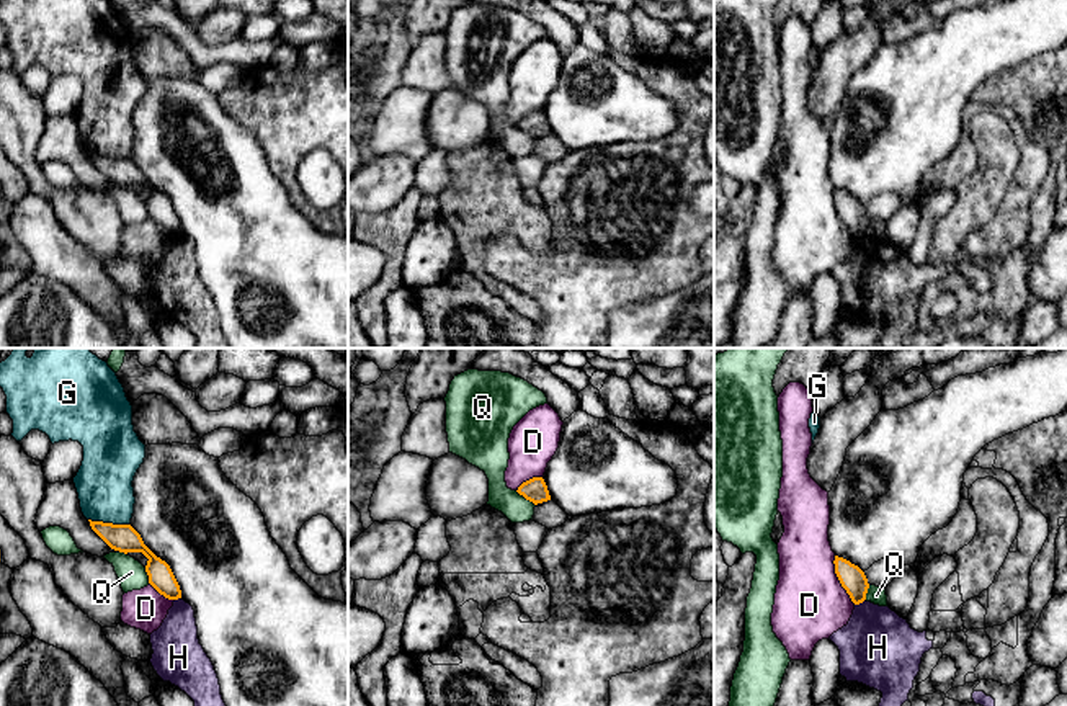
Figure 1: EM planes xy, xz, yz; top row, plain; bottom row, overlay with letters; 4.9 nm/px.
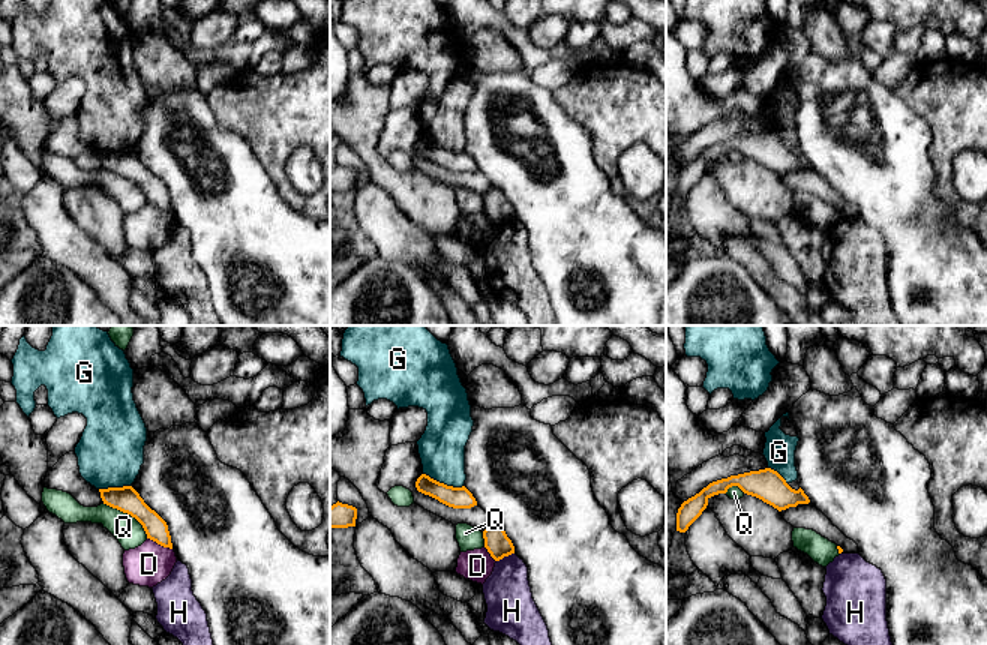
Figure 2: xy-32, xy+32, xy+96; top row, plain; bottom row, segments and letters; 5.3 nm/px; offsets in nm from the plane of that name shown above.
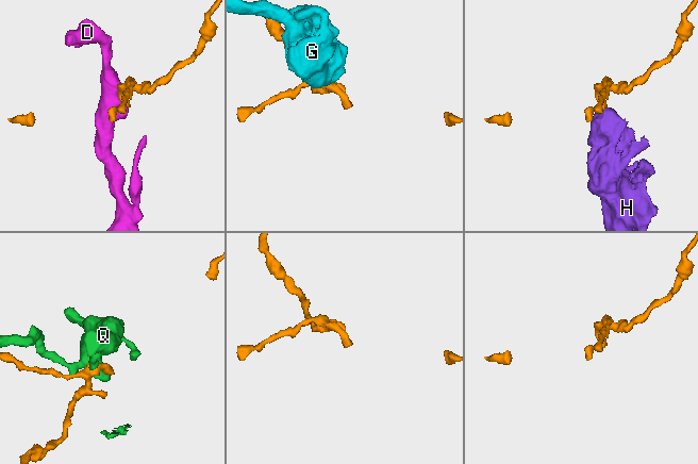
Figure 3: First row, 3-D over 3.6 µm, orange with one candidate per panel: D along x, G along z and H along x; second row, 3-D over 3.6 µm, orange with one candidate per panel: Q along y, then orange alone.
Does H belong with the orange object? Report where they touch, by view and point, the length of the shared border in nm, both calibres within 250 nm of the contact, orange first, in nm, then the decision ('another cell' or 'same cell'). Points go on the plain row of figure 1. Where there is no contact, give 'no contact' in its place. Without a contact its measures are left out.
contact yz (860, 236); length 70 nm; calibres 120 and 380 nm; another cell

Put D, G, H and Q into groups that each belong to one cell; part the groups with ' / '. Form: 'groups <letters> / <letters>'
groups D / G / H / Q

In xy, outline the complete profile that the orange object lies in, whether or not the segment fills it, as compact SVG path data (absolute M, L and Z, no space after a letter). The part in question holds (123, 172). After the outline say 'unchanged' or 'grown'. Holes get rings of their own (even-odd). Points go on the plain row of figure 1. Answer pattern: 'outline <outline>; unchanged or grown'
outline M90 155L92 163L114 185L142 186L149 194L145 206L149 217L165 232L181 232L180 219L170 199L157 191L142 175L141 168L131 159L113 159L103 155Z; unchanged

